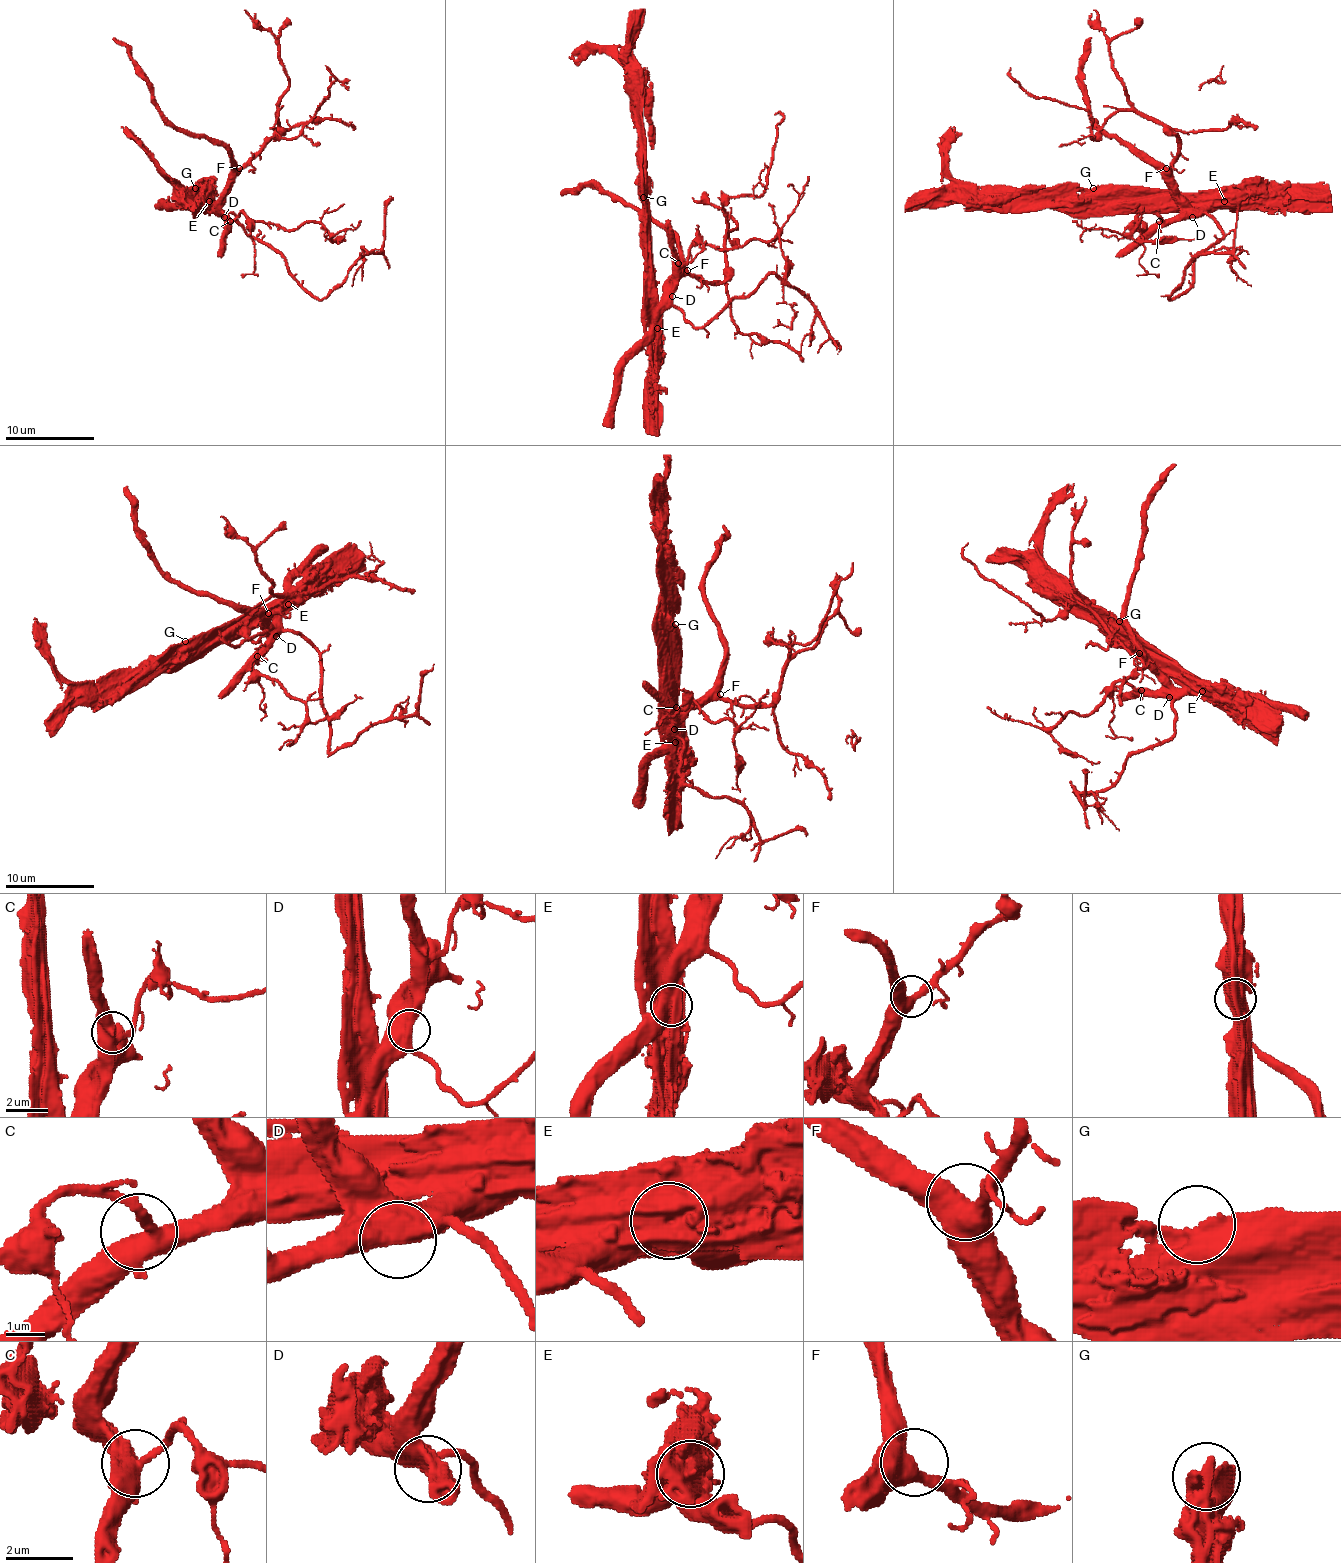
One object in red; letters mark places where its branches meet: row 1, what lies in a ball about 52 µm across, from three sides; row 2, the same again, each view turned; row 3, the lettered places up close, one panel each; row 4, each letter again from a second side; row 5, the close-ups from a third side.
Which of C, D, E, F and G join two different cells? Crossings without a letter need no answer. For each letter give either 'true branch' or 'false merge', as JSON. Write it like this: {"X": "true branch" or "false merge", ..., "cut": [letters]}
{"C": "true branch", "D": "true branch", "E": "false merge", "F": "true branch", "G": "true branch", "cut": ["E"]}

